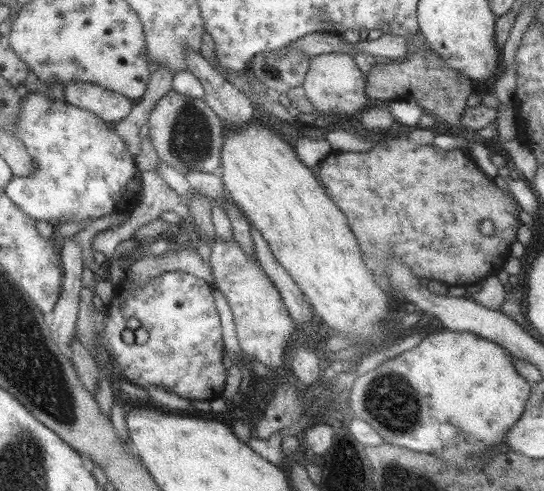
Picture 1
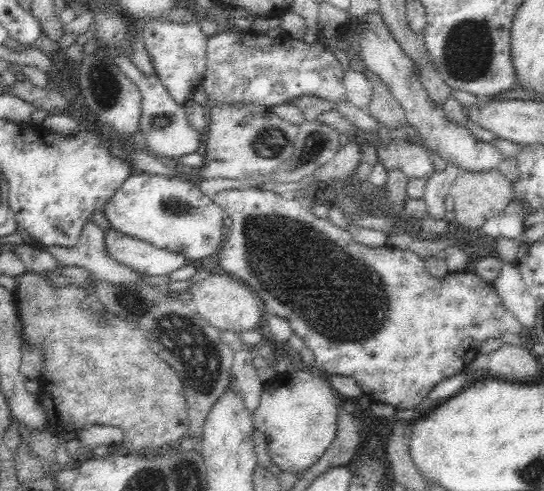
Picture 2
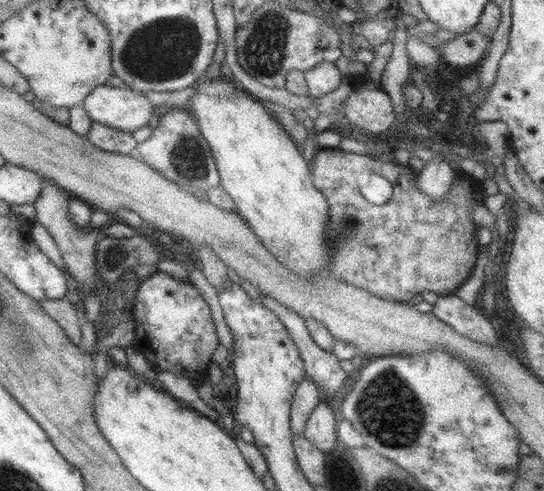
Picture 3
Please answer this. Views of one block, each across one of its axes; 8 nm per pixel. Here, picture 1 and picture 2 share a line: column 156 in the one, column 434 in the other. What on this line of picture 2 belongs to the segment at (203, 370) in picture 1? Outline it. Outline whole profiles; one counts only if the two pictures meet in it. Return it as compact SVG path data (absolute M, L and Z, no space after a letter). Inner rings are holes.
M256 187L220 191L212 199L223 209L225 217L228 216L232 219L232 226L215 255L220 256L218 260L220 260L220 268L224 270L222 273L238 278L238 280L242 278L244 282L248 282L250 288L260 296L258 299L265 312L270 315L278 315L290 323L292 334L304 339L305 348L312 351L316 361L315 367L320 373L323 373L326 377L333 374L351 376L372 402L384 402L395 406L397 409L414 409L415 406L418 406L420 400L426 398L428 392L441 380L466 372L472 360L479 354L482 342L489 338L502 338L505 333L515 334L521 338L527 333L518 319L504 308L501 298L493 289L493 286L482 281L474 270L450 271L443 278L432 276L426 270L424 258L420 257L418 253L388 245L370 248L358 244L347 229L337 227L328 219L320 219L312 214L307 200L287 199L284 194L262 191L256 189Z

